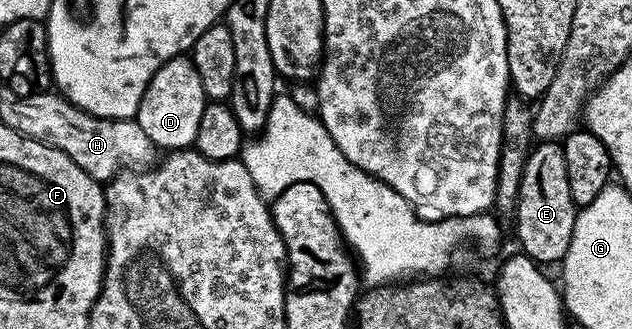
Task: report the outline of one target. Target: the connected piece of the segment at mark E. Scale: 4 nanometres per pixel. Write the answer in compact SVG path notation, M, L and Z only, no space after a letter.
M558 140L539 141L527 155L525 171L521 175L519 205L515 208L513 222L519 245L526 256L534 261L562 262L569 251L575 226L577 206L569 195L569 171L565 167L565 151Z

